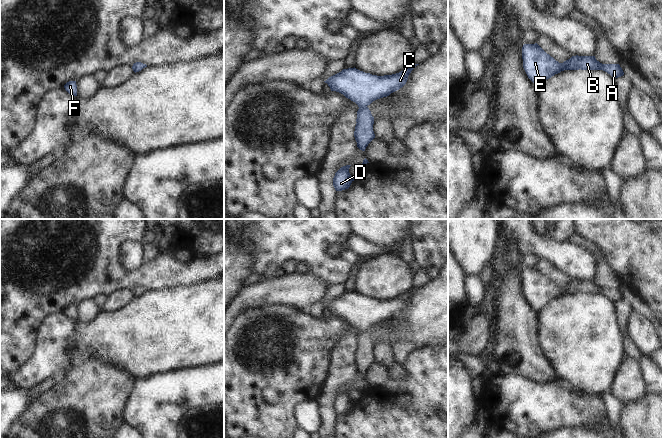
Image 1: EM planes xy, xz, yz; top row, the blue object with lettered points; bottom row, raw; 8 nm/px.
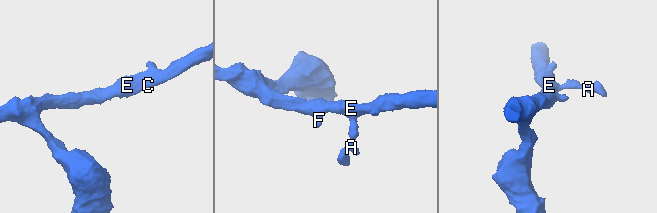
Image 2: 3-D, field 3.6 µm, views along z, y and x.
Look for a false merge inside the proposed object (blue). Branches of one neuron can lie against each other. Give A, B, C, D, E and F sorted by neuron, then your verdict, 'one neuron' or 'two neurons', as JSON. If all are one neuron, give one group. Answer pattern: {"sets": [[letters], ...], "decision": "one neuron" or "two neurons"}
{"sets": [["A", "B", "C", "D", "E", "F"]], "decision": "one neuron"}

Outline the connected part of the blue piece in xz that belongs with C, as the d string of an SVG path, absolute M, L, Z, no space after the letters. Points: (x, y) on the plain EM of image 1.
M412 287L399 297L384 300L365 297L355 291L348 292L324 305L331 315L343 318L358 329L354 361L360 374L365 375L368 368L375 362L374 341L367 330L402 312L417 289L419 288Z

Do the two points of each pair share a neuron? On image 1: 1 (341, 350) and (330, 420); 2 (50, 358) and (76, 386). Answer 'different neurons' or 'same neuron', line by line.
1: same neuron
2: different neurons

